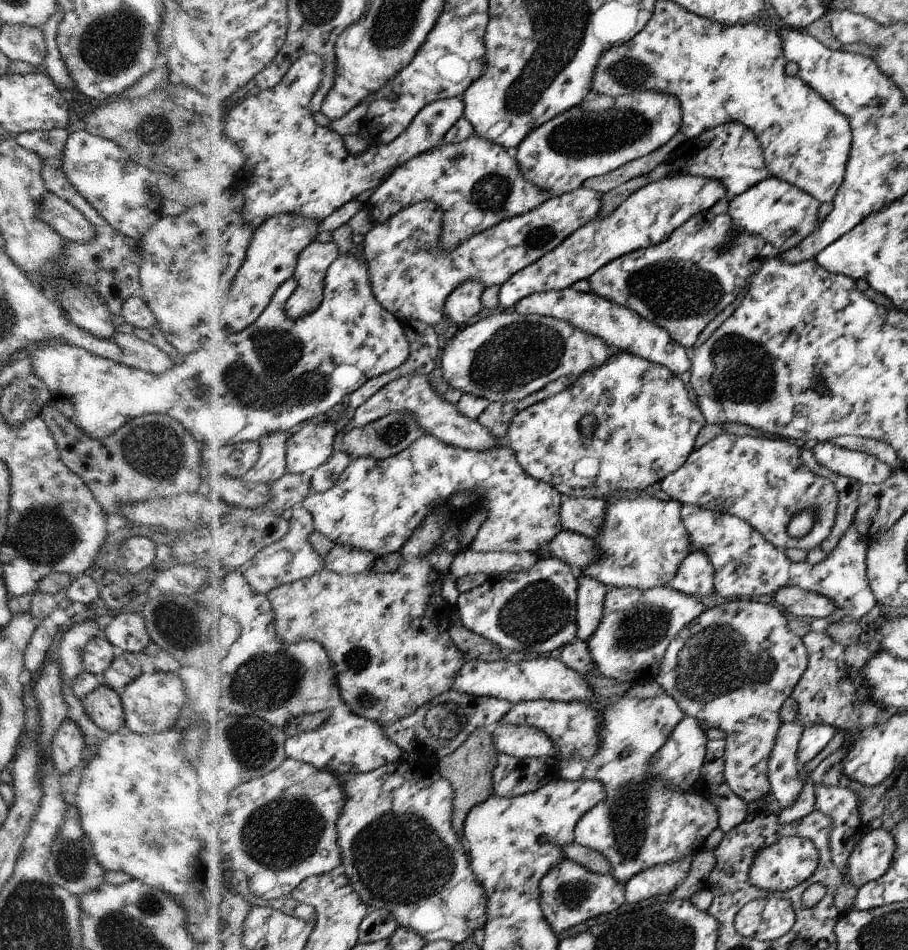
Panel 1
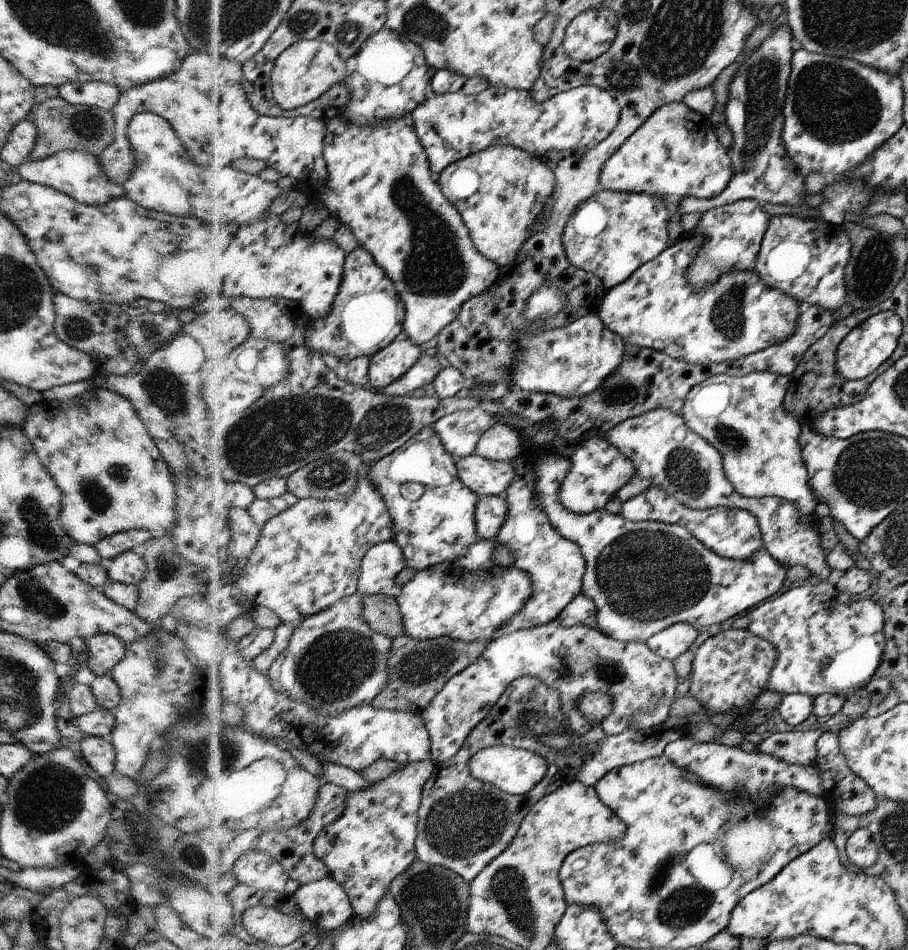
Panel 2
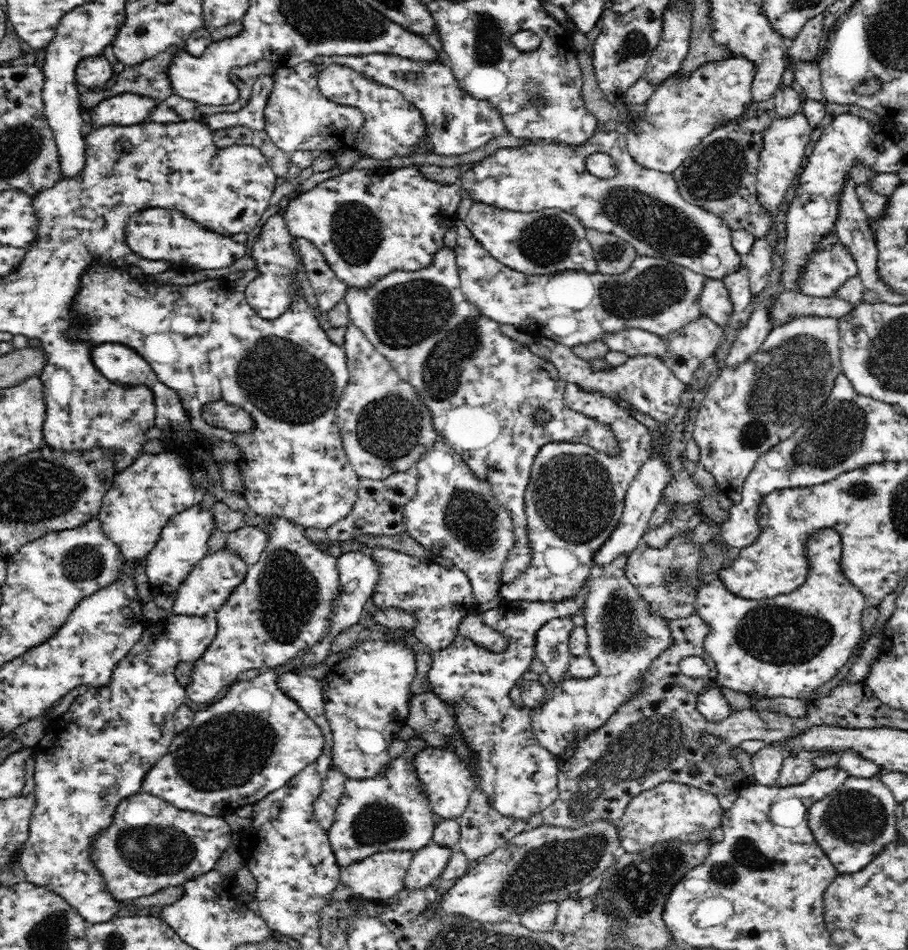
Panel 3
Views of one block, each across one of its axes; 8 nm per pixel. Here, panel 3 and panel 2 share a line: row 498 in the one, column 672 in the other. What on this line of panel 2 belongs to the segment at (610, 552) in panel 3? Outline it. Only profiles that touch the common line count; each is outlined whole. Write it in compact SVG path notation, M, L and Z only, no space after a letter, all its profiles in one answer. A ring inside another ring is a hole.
M674 623L649 638L646 644L662 658L671 661L688 651L698 638L699 630L692 623Z

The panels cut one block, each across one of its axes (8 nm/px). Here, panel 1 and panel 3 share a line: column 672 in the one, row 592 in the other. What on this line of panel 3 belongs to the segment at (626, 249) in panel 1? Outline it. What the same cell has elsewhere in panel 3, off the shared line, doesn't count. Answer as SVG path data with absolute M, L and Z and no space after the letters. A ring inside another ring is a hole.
M228 545L216 552L209 552L194 568L178 587L175 593L171 615L209 615L220 610L235 590L245 581L249 566L244 557L230 549Z

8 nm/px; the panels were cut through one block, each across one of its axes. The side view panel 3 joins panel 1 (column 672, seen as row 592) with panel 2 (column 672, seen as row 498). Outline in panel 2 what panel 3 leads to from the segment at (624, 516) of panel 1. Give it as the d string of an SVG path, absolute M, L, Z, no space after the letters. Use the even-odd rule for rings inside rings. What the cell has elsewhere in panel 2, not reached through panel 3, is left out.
M543 453L533 464L533 495L543 508L549 521L564 538L577 543L585 557L585 576L582 594L596 603L596 628L612 638L630 642L642 641L668 629L674 623L692 623L698 630L728 620L730 616L756 607L756 604L776 596L782 588L787 567L782 566L764 546L748 561L737 561L717 555L705 546L690 530L682 525L669 525L658 521L631 521L622 515L602 509L593 513L574 514L561 503L559 490L571 469L568 458Z

